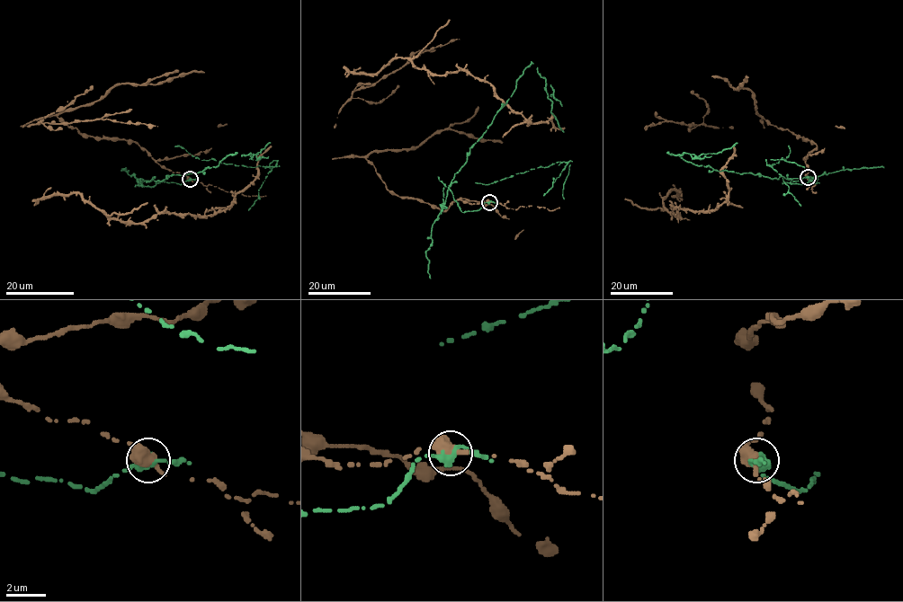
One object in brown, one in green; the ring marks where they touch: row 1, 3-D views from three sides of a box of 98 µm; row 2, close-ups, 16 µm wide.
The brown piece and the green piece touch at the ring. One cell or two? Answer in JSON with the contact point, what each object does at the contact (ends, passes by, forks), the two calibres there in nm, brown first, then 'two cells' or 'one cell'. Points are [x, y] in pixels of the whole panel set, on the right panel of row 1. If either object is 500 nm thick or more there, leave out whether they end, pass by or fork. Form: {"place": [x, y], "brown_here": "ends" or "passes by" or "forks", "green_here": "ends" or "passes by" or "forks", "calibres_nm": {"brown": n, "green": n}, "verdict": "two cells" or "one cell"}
{"place": [808, 177], "calibres_nm": {"brown": 600, "green": 500}, "verdict": "two cells"}

